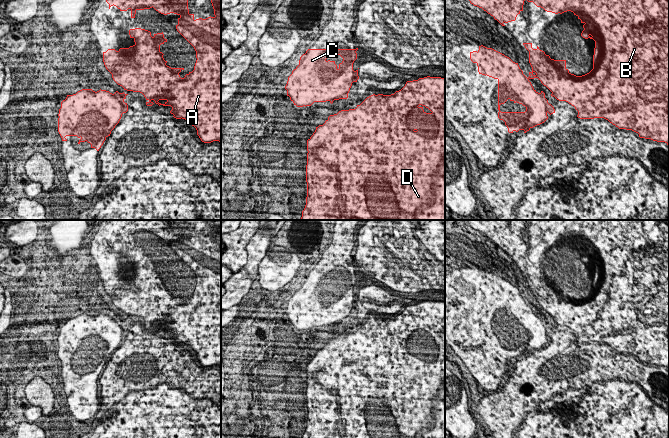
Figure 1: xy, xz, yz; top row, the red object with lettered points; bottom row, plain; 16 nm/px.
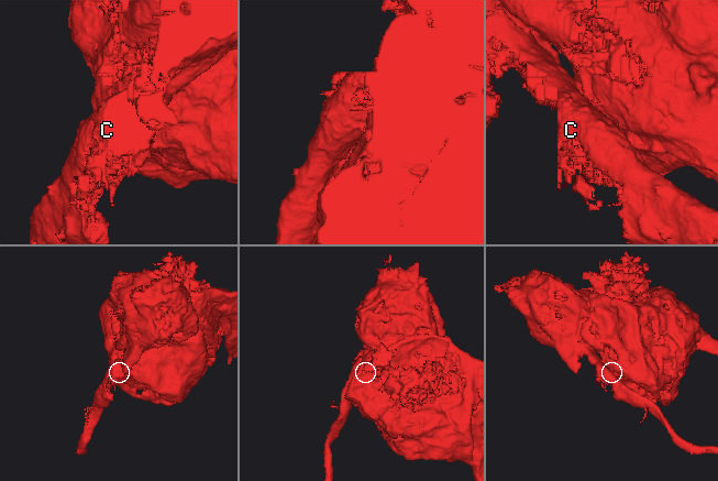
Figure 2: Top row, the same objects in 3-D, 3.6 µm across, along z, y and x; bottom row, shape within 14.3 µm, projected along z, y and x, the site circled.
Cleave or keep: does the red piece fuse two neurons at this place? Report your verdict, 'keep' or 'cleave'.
cleave

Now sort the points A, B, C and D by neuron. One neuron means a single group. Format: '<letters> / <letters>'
A B D / C

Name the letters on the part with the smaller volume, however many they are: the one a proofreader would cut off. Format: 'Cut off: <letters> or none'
Cut off: C

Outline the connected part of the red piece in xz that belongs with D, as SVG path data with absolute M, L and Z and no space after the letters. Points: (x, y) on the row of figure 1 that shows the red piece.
M427 76L407 81L405 86L394 94L373 94L357 105L355 109L341 110L337 114L330 115L323 125L316 127L313 135L307 140L307 151L307 197L301 220L445 220L445 78Z

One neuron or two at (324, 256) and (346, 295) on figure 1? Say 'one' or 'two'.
one

